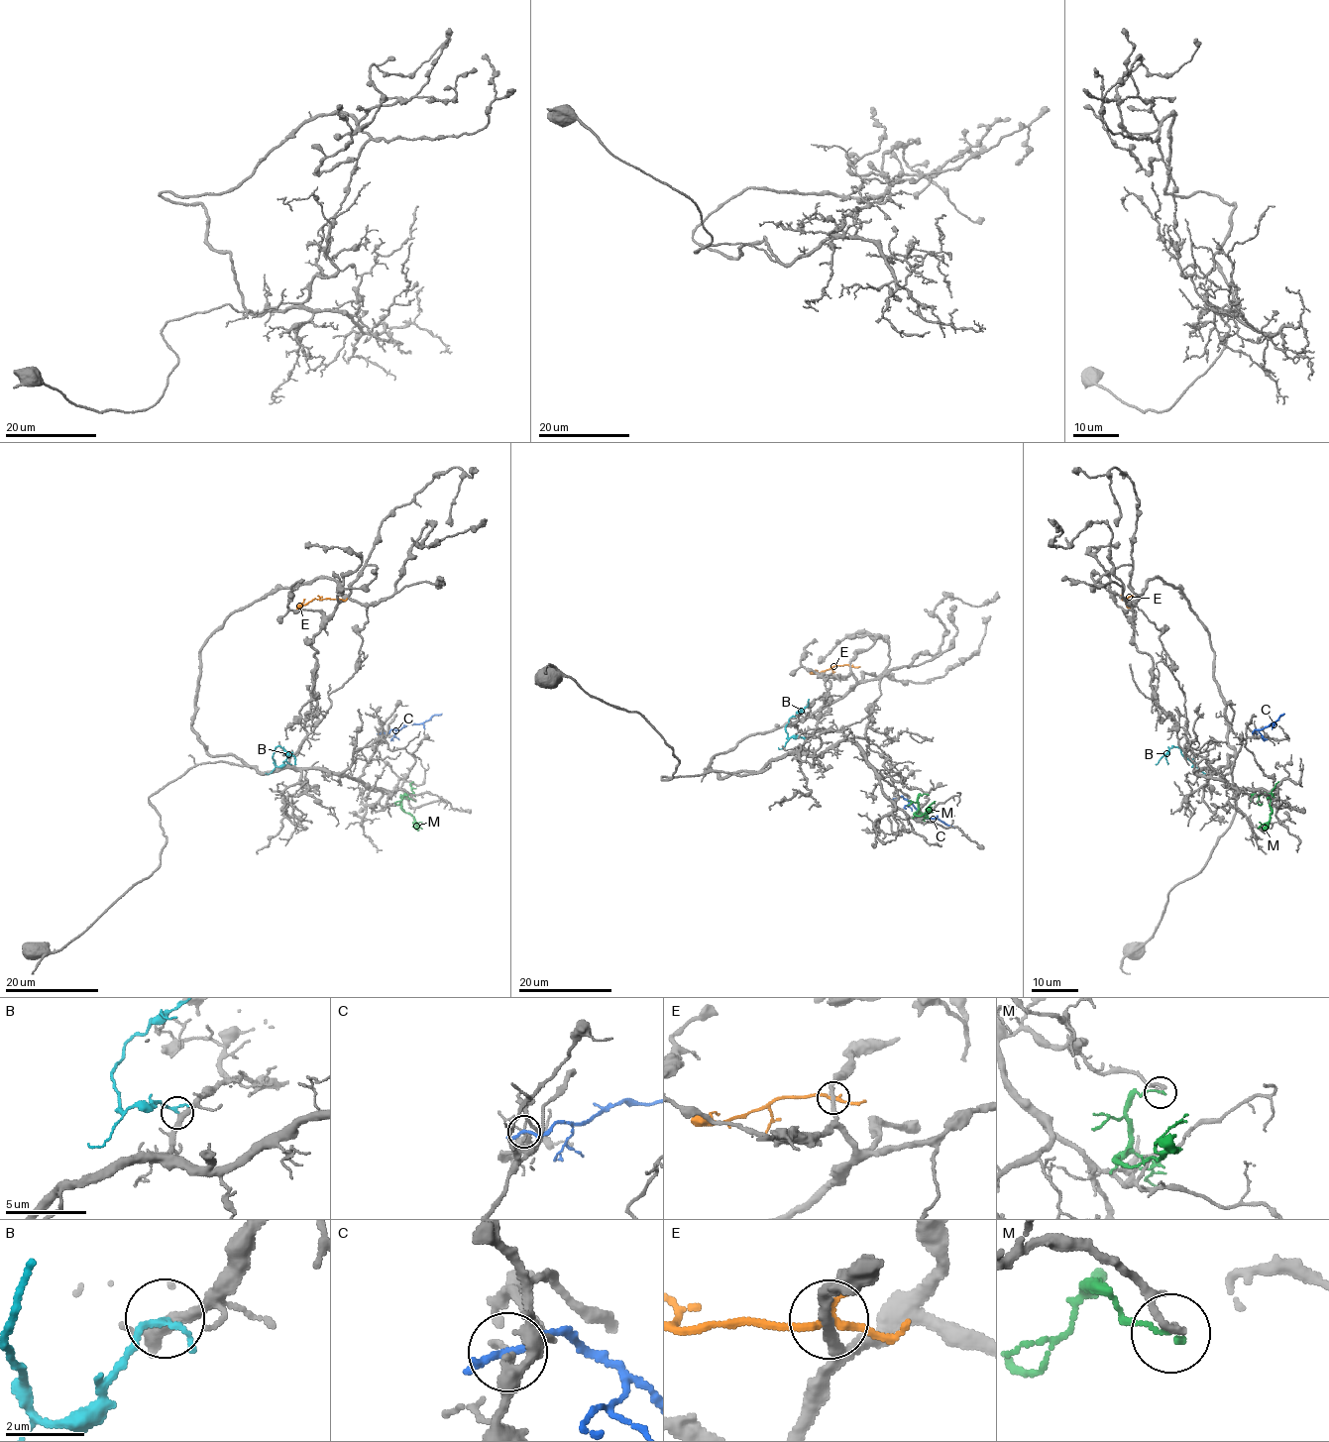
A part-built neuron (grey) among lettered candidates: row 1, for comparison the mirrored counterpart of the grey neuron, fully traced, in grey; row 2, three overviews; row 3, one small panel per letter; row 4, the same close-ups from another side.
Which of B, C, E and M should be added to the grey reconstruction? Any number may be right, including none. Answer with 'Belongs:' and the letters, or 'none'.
Belongs: B

